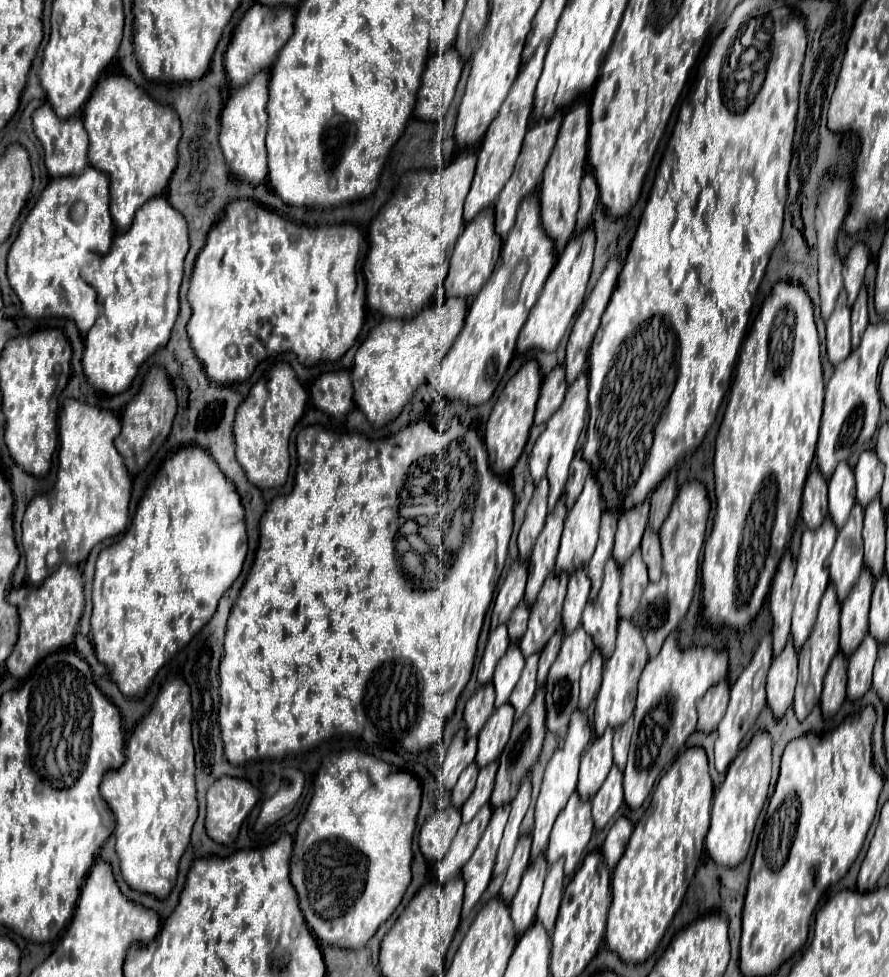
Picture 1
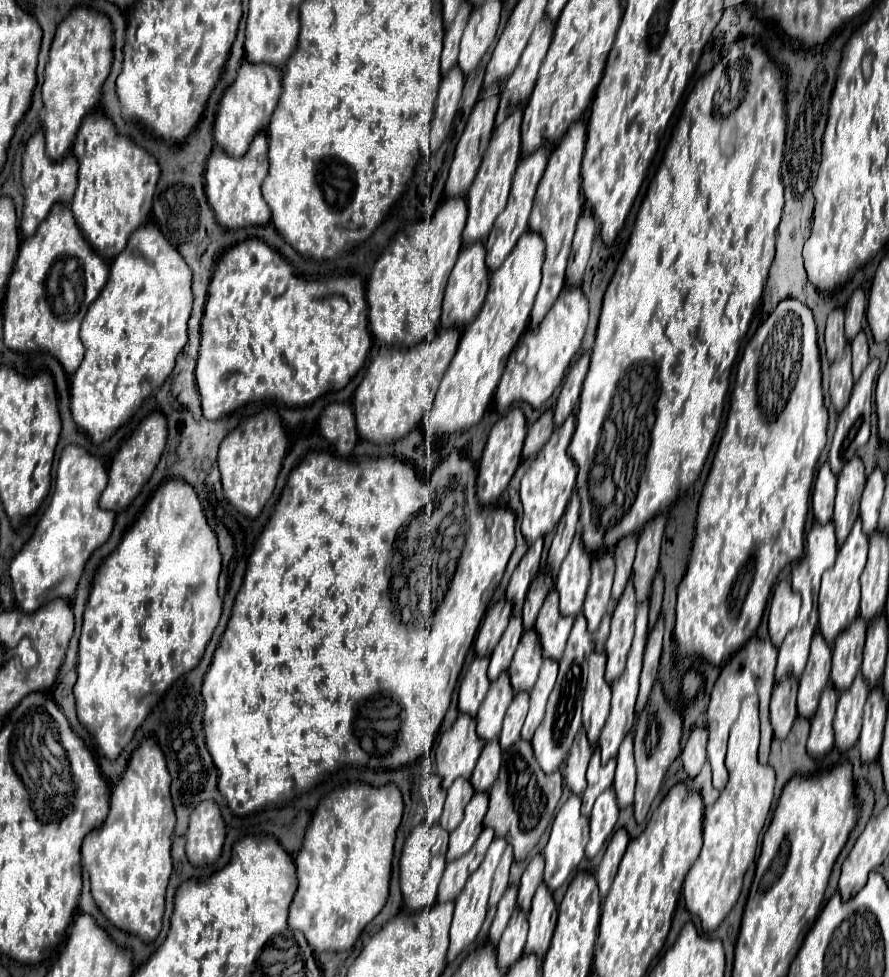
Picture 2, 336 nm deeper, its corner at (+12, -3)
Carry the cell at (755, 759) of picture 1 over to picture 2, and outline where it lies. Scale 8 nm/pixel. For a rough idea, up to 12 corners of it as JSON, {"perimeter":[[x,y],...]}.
{"perimeter":[[757,698],[727,744],[729,782],[705,812],[683,882],[707,932],[737,902],[773,802],[757,762]]}

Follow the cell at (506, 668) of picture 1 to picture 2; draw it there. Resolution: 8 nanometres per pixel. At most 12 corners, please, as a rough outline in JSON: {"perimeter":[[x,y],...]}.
{"perimeter":[[503,672],[491,682],[477,712],[477,734],[493,740],[511,700],[513,686]]}

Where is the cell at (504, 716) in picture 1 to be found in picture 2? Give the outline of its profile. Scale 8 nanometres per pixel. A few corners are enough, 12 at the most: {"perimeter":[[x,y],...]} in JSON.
{"perimeter":[[499,740],[485,744],[471,774],[475,792],[487,792],[501,766]]}

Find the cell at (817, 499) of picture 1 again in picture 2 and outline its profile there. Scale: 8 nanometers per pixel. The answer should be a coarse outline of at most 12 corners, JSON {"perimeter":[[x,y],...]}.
{"perimeter":[[821,464],[811,496],[815,520],[833,516],[837,478]]}

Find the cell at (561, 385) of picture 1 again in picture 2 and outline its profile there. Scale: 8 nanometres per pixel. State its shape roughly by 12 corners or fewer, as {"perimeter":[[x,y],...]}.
{"perimeter":[[545,410],[527,430],[523,458],[537,454],[555,428]]}

